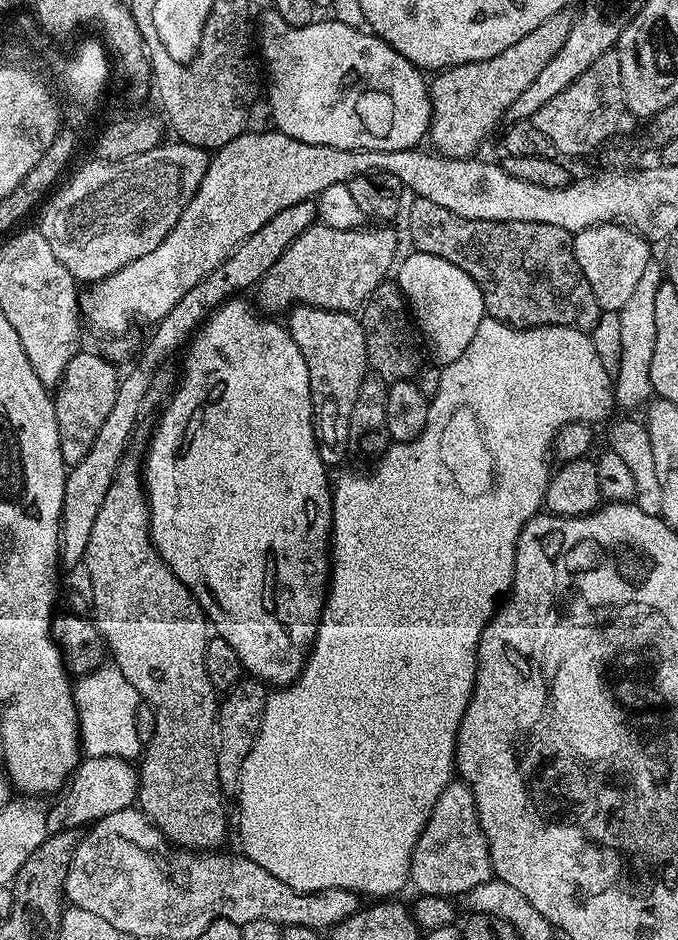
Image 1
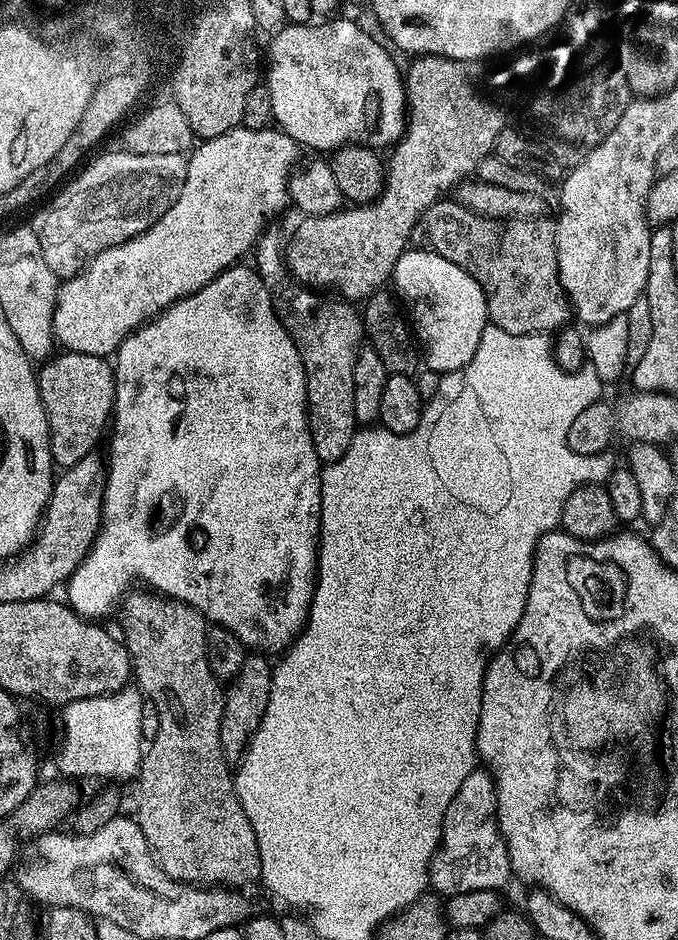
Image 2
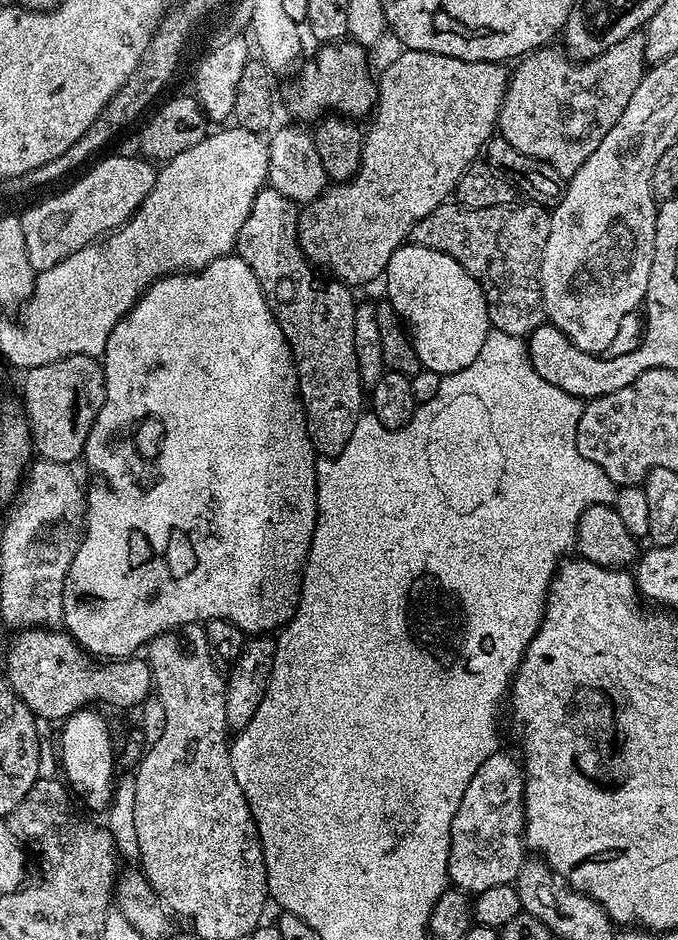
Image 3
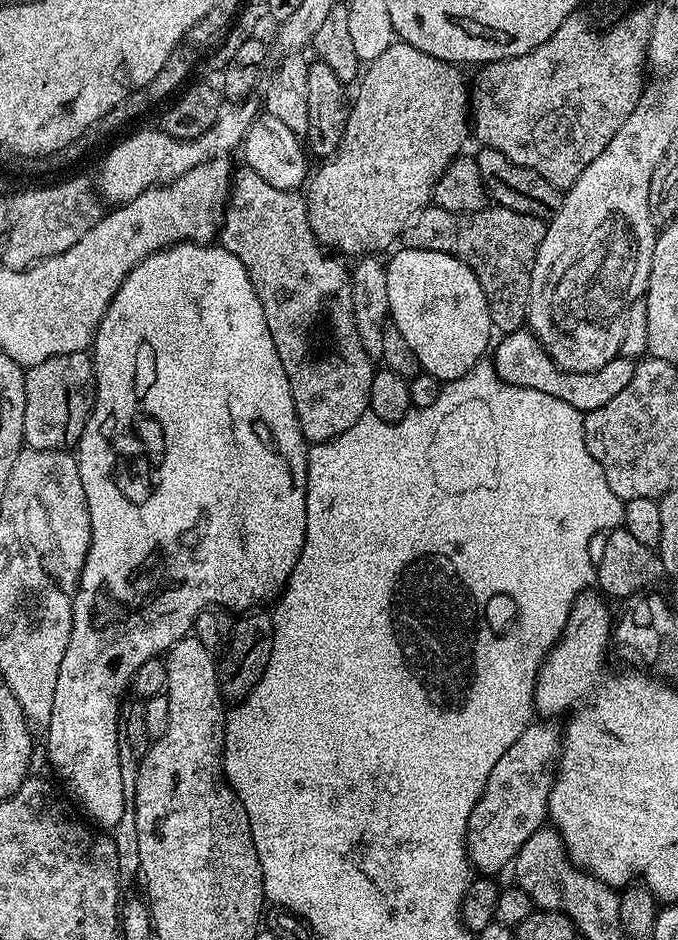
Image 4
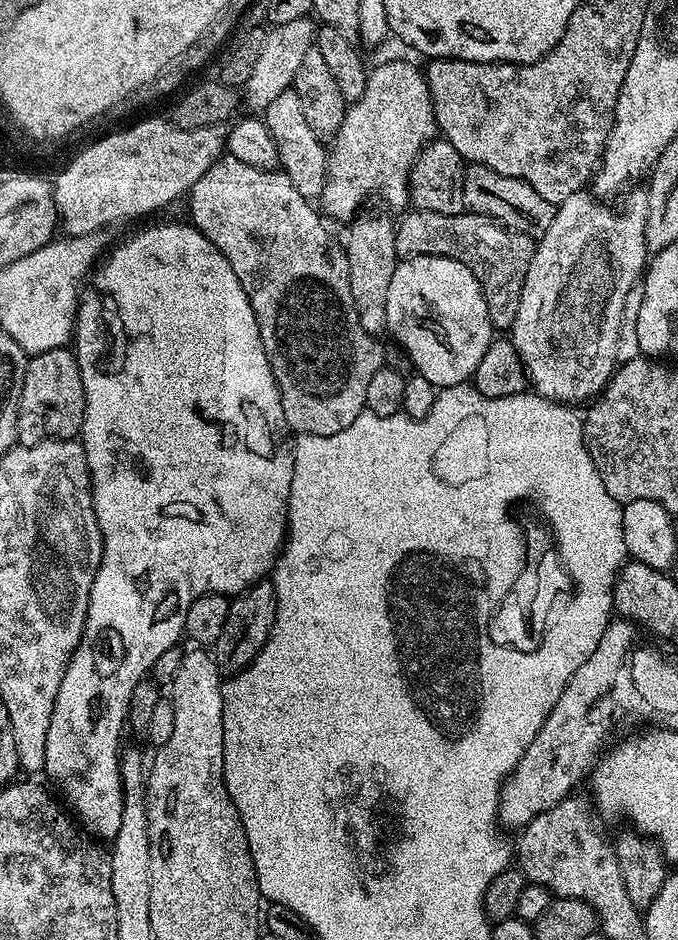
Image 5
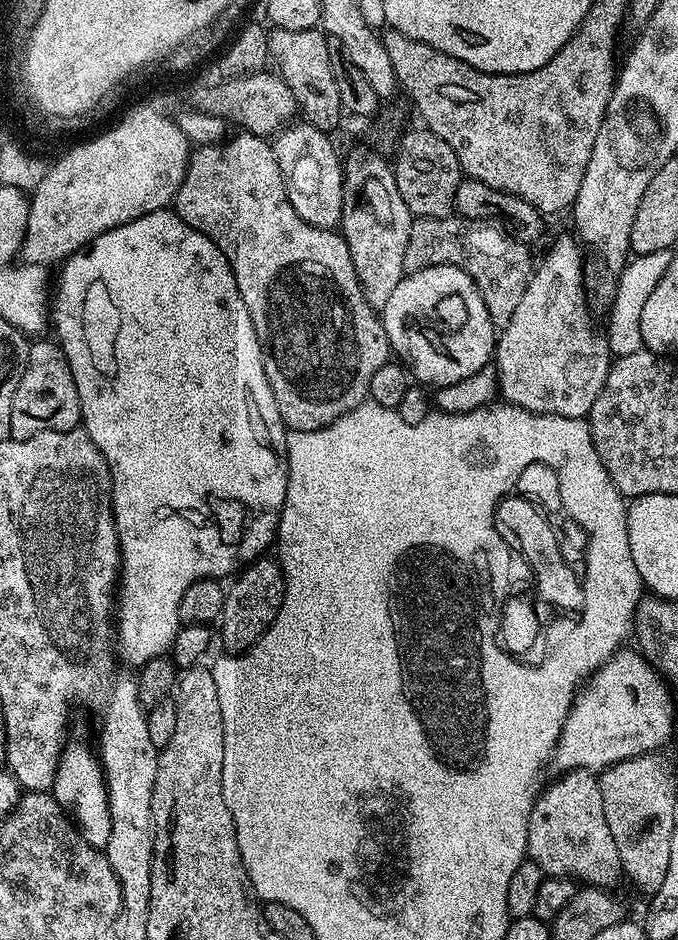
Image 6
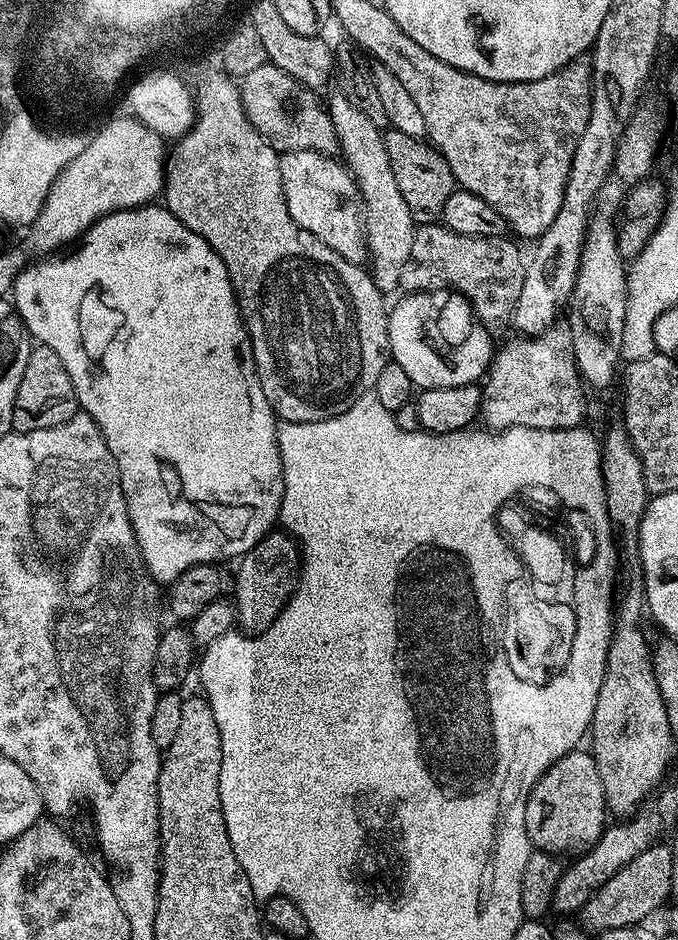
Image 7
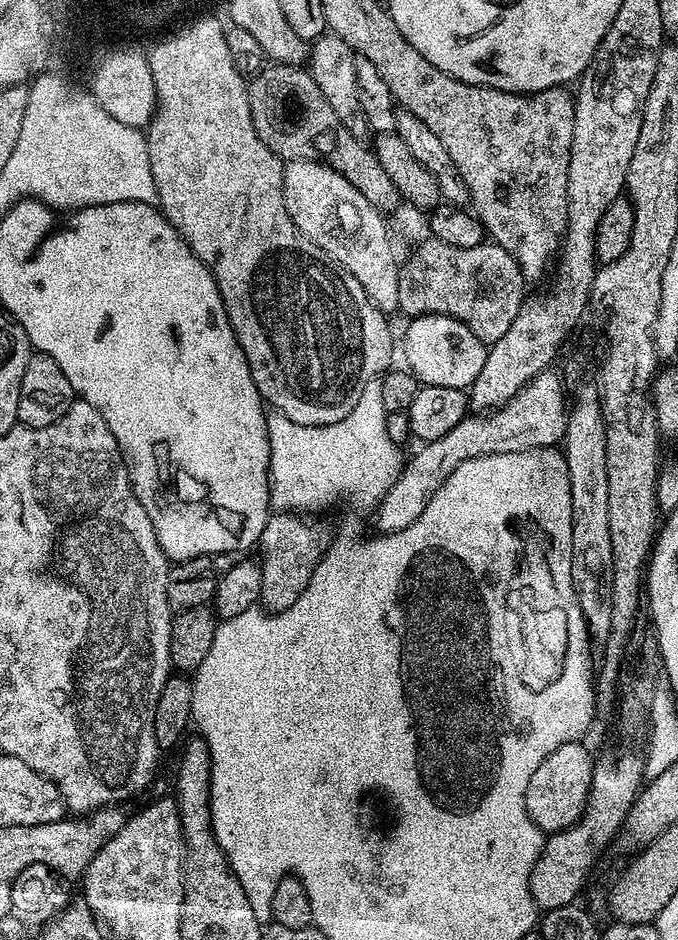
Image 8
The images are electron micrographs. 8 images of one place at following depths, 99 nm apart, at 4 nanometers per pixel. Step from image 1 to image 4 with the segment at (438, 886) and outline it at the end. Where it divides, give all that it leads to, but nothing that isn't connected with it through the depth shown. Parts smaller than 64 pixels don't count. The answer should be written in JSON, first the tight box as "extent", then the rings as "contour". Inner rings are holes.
{"extent":[466,722,562,874],"contour":[[[533,722],[527,730],[494,762],[484,793],[478,798],[468,819],[466,843],[468,858],[480,874],[496,874],[515,861],[522,842],[538,829],[545,827],[548,799],[556,781],[558,761],[562,751],[562,732],[552,722]]]}

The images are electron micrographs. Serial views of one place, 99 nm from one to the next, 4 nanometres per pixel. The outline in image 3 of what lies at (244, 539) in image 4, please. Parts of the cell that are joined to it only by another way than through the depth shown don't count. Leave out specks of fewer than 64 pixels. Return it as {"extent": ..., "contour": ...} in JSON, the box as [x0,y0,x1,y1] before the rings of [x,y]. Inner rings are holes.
{"extent":[60,254,318,809],"contour":[[[233,254],[233,255],[230,255],[230,256],[223,256],[223,257],[222,257],[222,258],[218,258],[218,259],[217,259],[217,260],[215,260],[215,261],[214,261],[214,262],[210,262],[210,263],[209,263],[209,264],[207,264],[207,265],[206,265],[206,267],[204,267],[204,268],[201,268],[201,269],[200,269],[200,271],[199,271],[199,272],[177,272],[177,273],[176,273],[176,275],[174,275],[174,276],[164,276],[164,277],[162,277],[162,278],[161,278],[161,279],[160,279],[160,280],[156,280],[156,281],[155,281],[155,282],[154,282],[154,283],[152,283],[152,285],[151,285],[151,286],[149,286],[149,287],[148,287],[148,288],[147,288],[147,290],[146,290],[146,291],[144,291],[144,292],[143,292],[143,293],[142,293],[142,295],[140,295],[140,301],[139,301],[139,302],[138,302],[138,303],[137,303],[137,304],[135,304],[135,305],[134,305],[134,306],[133,306],[133,308],[132,308],[132,309],[131,309],[131,310],[130,310],[130,311],[128,311],[128,312],[127,312],[127,313],[126,313],[126,314],[125,314],[125,315],[124,315],[124,317],[123,317],[123,318],[121,318],[121,320],[120,320],[120,321],[119,321],[119,322],[118,322],[118,326],[114,326],[114,330],[113,330],[113,331],[112,331],[112,333],[111,333],[111,334],[110,334],[110,338],[109,338],[109,339],[108,339],[108,341],[107,341],[107,342],[106,342],[106,350],[105,350],[105,351],[104,351],[104,355],[103,355],[103,357],[102,357],[102,363],[103,363],[103,365],[104,365],[104,381],[105,381],[105,382],[106,382],[106,398],[105,398],[105,399],[104,399],[104,401],[103,401],[103,402],[102,402],[102,410],[98,410],[98,418],[94,418],[94,426],[93,426],[93,427],[92,427],[92,429],[91,429],[91,430],[90,430],[90,438],[86,438],[86,446],[85,446],[85,447],[84,447],[84,454],[83,454],[83,457],[82,457],[82,464],[85,464],[85,466],[86,466],[86,467],[88,467],[88,480],[87,480],[87,476],[86,476],[86,527],[85,527],[85,528],[84,528],[84,529],[83,529],[83,532],[82,532],[82,539],[81,539],[81,542],[80,542],[80,545],[79,545],[79,546],[78,546],[78,550],[77,550],[77,551],[76,551],[76,553],[75,553],[75,554],[74,554],[74,558],[73,558],[73,559],[72,559],[72,561],[71,561],[71,562],[70,562],[70,570],[69,570],[69,571],[68,571],[68,573],[67,573],[67,574],[66,574],[66,582],[65,582],[65,583],[64,583],[64,618],[63,618],[63,621],[62,621],[62,624],[63,624],[63,627],[64,627],[64,628],[65,628],[65,629],[66,629],[66,631],[67,631],[67,633],[68,633],[68,635],[69,635],[69,636],[73,636],[73,638],[74,638],[74,639],[75,639],[75,640],[76,640],[76,641],[77,641],[77,642],[79,642],[79,644],[80,644],[80,645],[82,645],[82,647],[84,647],[84,650],[85,650],[85,652],[87,652],[87,653],[89,653],[89,654],[91,654],[91,655],[92,655],[92,656],[93,656],[93,657],[96,657],[96,658],[103,658],[103,659],[104,659],[104,660],[122,660],[122,659],[125,659],[125,658],[127,658],[127,657],[129,657],[129,656],[135,656],[135,655],[137,655],[137,653],[139,653],[139,652],[140,652],[140,651],[141,651],[141,649],[143,649],[143,648],[144,648],[144,647],[145,647],[145,646],[147,646],[147,644],[149,644],[149,642],[150,642],[150,641],[151,641],[151,640],[153,640],[153,638],[154,638],[154,637],[156,637],[156,636],[160,636],[160,635],[161,635],[161,634],[163,634],[163,632],[170,632],[170,631],[173,631],[173,630],[175,630],[175,629],[177,629],[177,628],[181,628],[181,626],[183,626],[183,625],[184,625],[184,624],[200,624],[200,623],[201,623],[201,622],[203,622],[203,621],[205,621],[205,620],[229,620],[229,621],[230,621],[230,622],[234,622],[234,626],[238,626],[238,627],[239,627],[239,628],[241,628],[241,630],[242,630],[242,631],[244,631],[244,633],[246,633],[246,634],[272,634],[272,633],[275,633],[275,632],[276,632],[276,631],[277,631],[277,630],[279,630],[279,629],[281,629],[281,628],[283,628],[283,627],[284,627],[284,625],[285,625],[285,624],[287,624],[287,623],[288,623],[288,621],[289,621],[289,620],[291,620],[291,619],[292,619],[292,617],[293,617],[293,616],[295,616],[295,614],[296,614],[296,607],[297,607],[297,606],[299,606],[299,605],[300,605],[300,582],[301,582],[301,579],[302,579],[302,577],[303,577],[303,574],[304,574],[304,563],[305,563],[305,562],[306,562],[306,558],[307,558],[307,557],[308,557],[308,551],[309,551],[309,550],[310,550],[310,542],[311,542],[311,541],[312,541],[312,535],[313,535],[313,534],[314,534],[314,526],[315,526],[315,525],[316,525],[316,462],[317,462],[317,459],[318,459],[318,453],[317,453],[317,451],[316,451],[316,449],[315,449],[315,448],[313,448],[313,447],[312,447],[312,443],[311,443],[311,442],[310,442],[310,434],[309,434],[309,433],[308,433],[308,427],[307,427],[307,426],[306,426],[306,422],[305,422],[305,421],[304,421],[304,407],[303,407],[303,406],[302,406],[302,402],[301,402],[301,401],[300,401],[300,383],[299,383],[299,382],[298,382],[298,378],[297,378],[297,377],[296,377],[296,364],[295,364],[295,362],[294,362],[294,361],[292,361],[292,351],[291,351],[291,350],[290,350],[290,346],[289,346],[289,345],[288,345],[288,343],[287,343],[287,342],[286,342],[286,338],[285,338],[285,337],[284,337],[284,335],[283,335],[283,334],[282,334],[282,326],[278,326],[278,322],[277,322],[277,321],[276,321],[276,319],[275,319],[275,318],[274,318],[274,314],[273,314],[273,313],[272,313],[272,311],[271,311],[271,310],[270,310],[270,306],[269,306],[269,305],[268,305],[268,303],[267,303],[267,302],[266,302],[266,298],[265,298],[265,297],[264,297],[264,295],[263,295],[263,294],[262,294],[262,286],[258,286],[258,278],[254,278],[254,270],[250,270],[250,266],[246,266],[246,262],[242,262],[242,258],[241,258],[241,257],[240,257],[240,256],[237,256],[237,255],[235,255],[235,254]],[[89,706],[81,708],[80,711],[69,716],[67,720],[63,721],[60,732],[60,764],[64,767],[62,773],[63,779],[66,781],[69,789],[78,791],[84,795],[85,809],[101,808],[107,809],[112,803],[113,785],[114,785],[114,771],[112,772],[112,736],[108,733],[108,724],[102,717],[96,713],[95,707]]]}

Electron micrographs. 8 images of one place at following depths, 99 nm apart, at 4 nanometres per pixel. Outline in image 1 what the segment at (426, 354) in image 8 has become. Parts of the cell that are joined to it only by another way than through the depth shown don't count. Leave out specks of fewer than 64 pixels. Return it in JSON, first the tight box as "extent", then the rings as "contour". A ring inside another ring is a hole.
{"extent":[394,250,486,365],"contour":[[[415,250],[409,253],[404,261],[403,259],[399,261],[398,271],[394,276],[395,283],[399,284],[400,291],[408,302],[414,323],[427,351],[429,353],[432,351],[440,359],[441,365],[449,364],[462,358],[466,346],[470,346],[474,333],[486,318],[482,290],[478,290],[470,274],[446,262],[446,258],[438,258],[434,254]]]}

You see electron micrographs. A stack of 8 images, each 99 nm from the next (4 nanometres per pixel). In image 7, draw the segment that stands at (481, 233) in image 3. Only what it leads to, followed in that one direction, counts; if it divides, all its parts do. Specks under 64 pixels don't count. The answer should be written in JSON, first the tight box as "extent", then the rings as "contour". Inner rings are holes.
{"extent":[400,223,525,334],"contour":[[[443,223],[419,225],[414,234],[414,246],[410,246],[410,258],[406,258],[406,266],[402,266],[400,288],[405,293],[426,292],[434,288],[449,288],[461,292],[470,302],[472,312],[480,325],[490,334],[497,334],[509,327],[514,306],[518,306],[518,294],[522,294],[522,278],[525,261],[520,260],[520,248],[515,239],[508,240],[504,236],[467,236],[454,234],[454,230],[444,227]]]}

